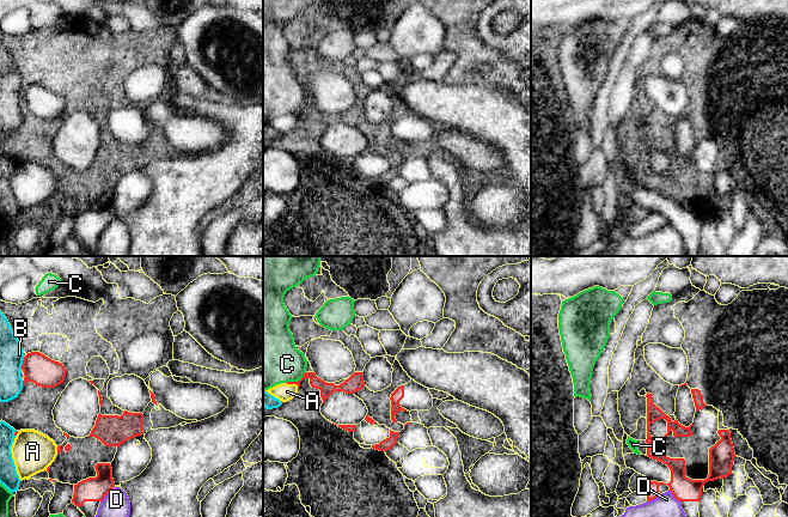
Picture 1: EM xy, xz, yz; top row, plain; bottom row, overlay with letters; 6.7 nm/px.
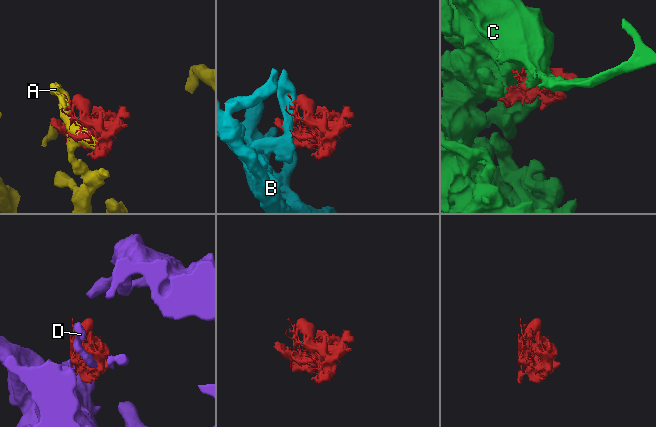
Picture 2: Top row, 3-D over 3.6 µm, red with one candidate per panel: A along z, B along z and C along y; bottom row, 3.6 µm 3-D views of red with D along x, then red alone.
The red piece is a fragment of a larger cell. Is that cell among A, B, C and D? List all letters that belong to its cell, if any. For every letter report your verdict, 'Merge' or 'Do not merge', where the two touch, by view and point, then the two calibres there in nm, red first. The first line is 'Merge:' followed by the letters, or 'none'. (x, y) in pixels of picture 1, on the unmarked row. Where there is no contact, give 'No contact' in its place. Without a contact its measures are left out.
Merge: none
A: Do not merge. Touches red at xz (293, 115). Thickness 90 nm (red) against 120 nm
B: Do not merge. Touches red at xy (23, 95). Thickness 200 nm (red) against 160 nm
C: Do not merge. Touches red at xz (298, 113). Thickness 90 nm (red) against 380 nm
D: Do not merge. Touches red at xy (107, 225). Thickness 160 nm (red) against 220 nm

